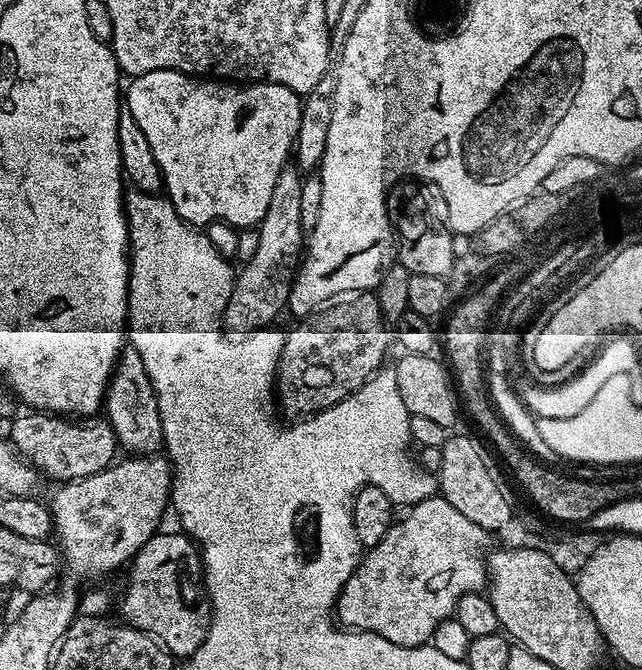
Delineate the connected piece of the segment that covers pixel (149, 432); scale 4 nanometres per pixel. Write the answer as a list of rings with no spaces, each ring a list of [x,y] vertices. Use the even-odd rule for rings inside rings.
[[[131,346],[121,352],[116,368],[112,371],[112,381],[108,383],[108,395],[104,397],[103,415],[108,425],[114,430],[117,445],[124,448],[125,453],[136,458],[157,455],[164,448],[162,434],[162,414],[158,414],[158,398],[154,394],[154,386],[150,382],[150,374],[146,374],[146,366],[142,366],[142,358],[138,350]]]

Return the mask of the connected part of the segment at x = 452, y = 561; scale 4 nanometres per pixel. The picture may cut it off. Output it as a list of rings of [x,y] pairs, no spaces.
[[[428,494],[425,500],[418,501],[401,520],[399,517],[393,523],[391,530],[386,534],[386,538],[382,538],[382,542],[378,542],[378,546],[369,548],[363,553],[360,565],[356,567],[354,574],[350,574],[350,578],[342,586],[340,597],[336,600],[334,609],[335,619],[345,629],[355,630],[357,632],[373,632],[382,638],[386,638],[386,642],[397,644],[398,646],[418,648],[427,645],[431,641],[434,630],[438,630],[438,626],[455,613],[456,607],[458,606],[458,598],[462,598],[462,594],[485,591],[488,582],[488,565],[486,563],[484,536],[486,536],[485,529],[479,528],[474,522],[470,522],[470,518],[464,517],[459,510],[454,510],[454,506],[450,506],[450,502],[446,502],[443,496],[439,494]]]

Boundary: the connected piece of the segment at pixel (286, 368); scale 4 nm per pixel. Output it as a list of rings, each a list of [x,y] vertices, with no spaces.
[[[375,291],[344,292],[331,301],[330,306],[303,317],[297,324],[300,325],[292,333],[289,331],[285,335],[280,364],[276,367],[274,396],[278,401],[279,411],[285,417],[307,418],[326,408],[333,408],[335,404],[358,391],[367,380],[385,367],[388,340],[390,344],[390,324],[380,308],[380,298]]]

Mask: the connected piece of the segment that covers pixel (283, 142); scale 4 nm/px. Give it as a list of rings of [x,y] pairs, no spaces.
[[[150,70],[141,76],[131,77],[126,88],[126,106],[130,114],[134,114],[134,122],[146,134],[146,142],[150,142],[150,150],[154,150],[154,158],[164,175],[163,191],[168,200],[178,210],[178,214],[187,224],[193,226],[207,226],[215,220],[230,225],[237,230],[241,228],[255,228],[266,214],[270,206],[270,197],[274,195],[274,186],[278,183],[278,174],[289,163],[294,152],[296,135],[299,132],[299,118],[301,110],[301,97],[294,90],[290,90],[281,84],[265,84],[263,82],[248,82],[243,86],[237,86],[232,82],[217,82],[215,79],[197,78],[189,76],[187,72],[175,72],[174,70]]]

